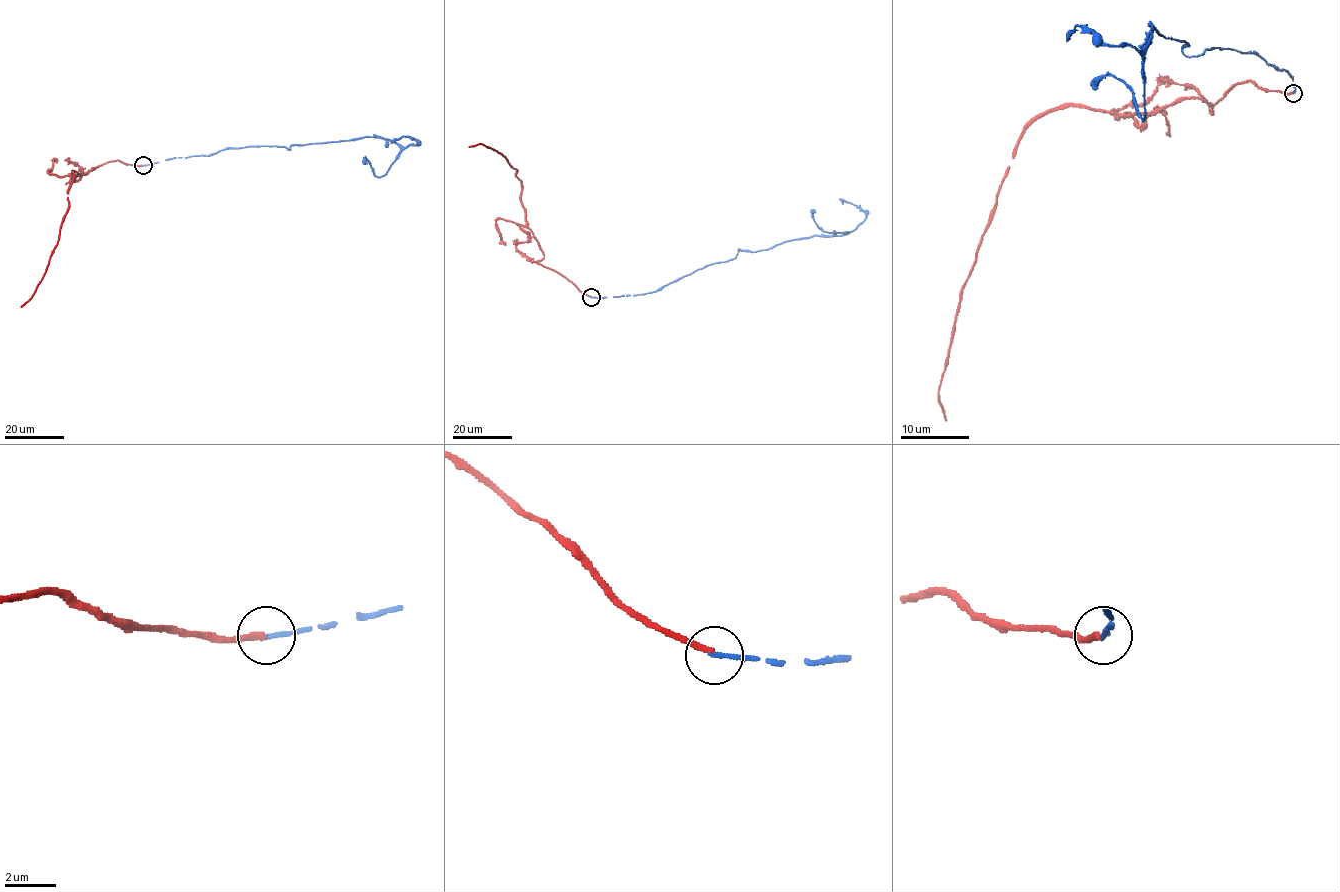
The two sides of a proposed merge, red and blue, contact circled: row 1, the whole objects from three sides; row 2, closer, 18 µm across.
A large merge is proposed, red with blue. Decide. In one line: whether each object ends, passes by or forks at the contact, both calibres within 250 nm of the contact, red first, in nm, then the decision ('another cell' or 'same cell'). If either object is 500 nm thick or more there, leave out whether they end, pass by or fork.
red ends there; blue ends there; 200 nm thick on the red side, 170 nm on the other; another cell

